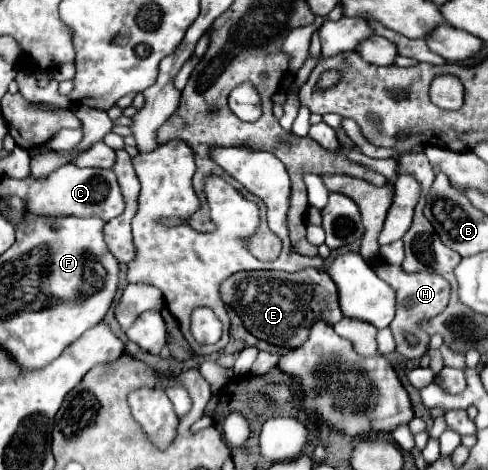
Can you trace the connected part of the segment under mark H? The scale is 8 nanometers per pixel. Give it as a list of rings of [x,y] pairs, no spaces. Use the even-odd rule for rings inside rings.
[[[381,259],[375,261],[375,263],[371,263],[371,267],[373,267],[373,271],[375,271],[385,283],[389,283],[389,285],[395,289],[395,293],[397,293],[397,315],[395,315],[395,319],[393,319],[391,325],[389,325],[389,329],[393,331],[395,343],[397,343],[397,353],[403,355],[405,359],[419,359],[419,357],[423,357],[423,355],[427,353],[427,349],[429,349],[429,335],[421,329],[421,323],[433,319],[435,315],[439,315],[439,313],[445,309],[445,305],[447,305],[447,301],[449,301],[451,285],[447,285],[447,279],[443,279],[443,277],[441,277],[439,273],[435,273],[435,271],[407,273],[407,271],[403,271],[401,265],[393,265],[393,263],[387,263],[387,261],[381,261]],[[405,331],[411,331],[411,333],[419,339],[419,345],[417,345],[415,349],[407,345],[407,341],[405,341],[405,337],[403,337]]]

